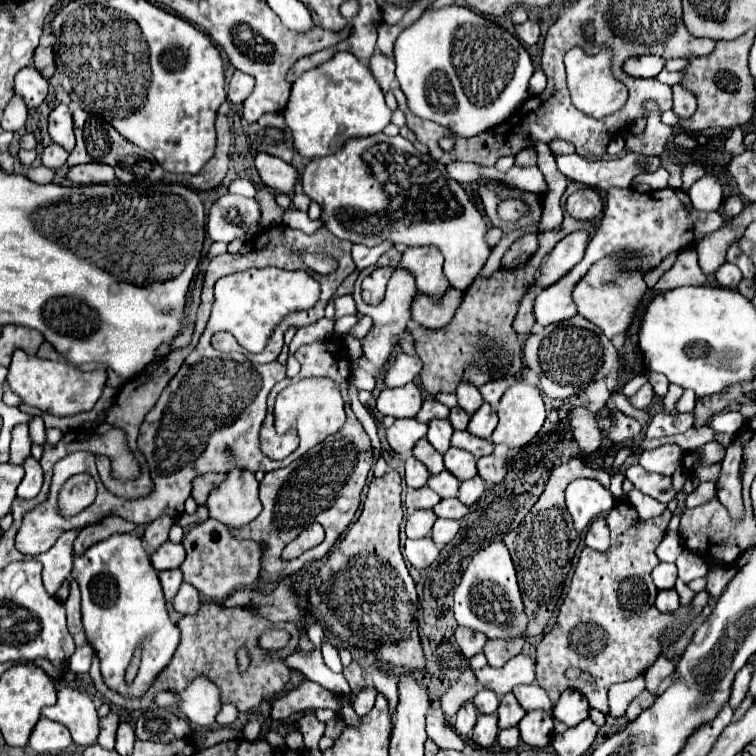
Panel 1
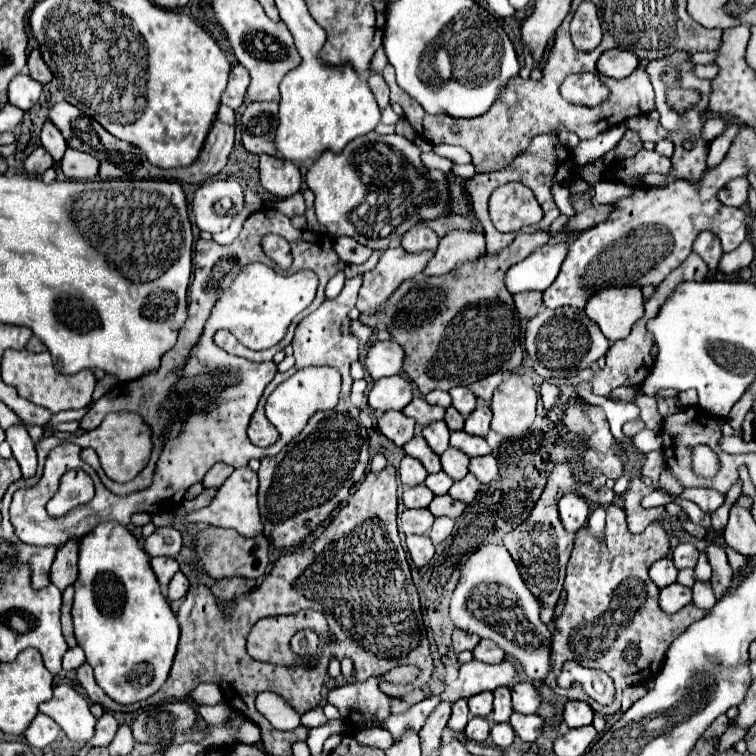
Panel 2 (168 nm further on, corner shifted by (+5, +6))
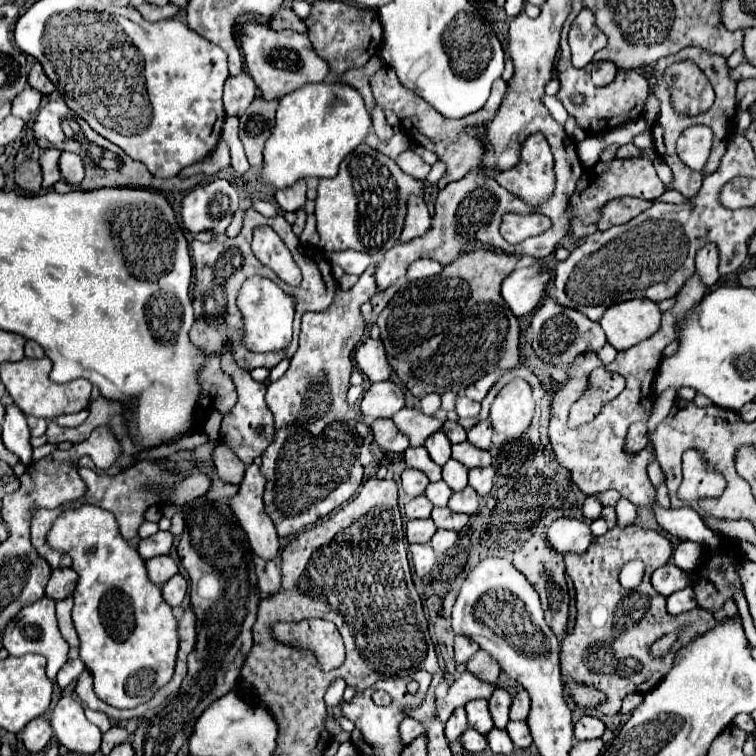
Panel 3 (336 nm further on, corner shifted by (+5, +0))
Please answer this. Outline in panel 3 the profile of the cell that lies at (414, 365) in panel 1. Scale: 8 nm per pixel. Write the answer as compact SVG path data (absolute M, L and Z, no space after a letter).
M367 338L363 344L355 348L355 362L359 370L371 380L371 382L381 382L387 380L391 374L391 366L385 358L385 350L381 346L381 340Z

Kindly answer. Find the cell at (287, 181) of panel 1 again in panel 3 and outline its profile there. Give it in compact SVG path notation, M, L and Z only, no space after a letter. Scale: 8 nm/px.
M301 180L301 182L297 182L295 186L291 186L291 188L285 188L285 190L277 190L275 192L275 198L277 198L277 204L281 206L281 210L283 212L297 212L299 208L303 208L303 204L305 204L305 192L307 192L307 188L305 188L305 180Z

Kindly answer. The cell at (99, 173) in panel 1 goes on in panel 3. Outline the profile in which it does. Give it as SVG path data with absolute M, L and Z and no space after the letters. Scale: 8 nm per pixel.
M63 152L61 158L59 158L59 172L61 172L61 178L67 184L79 186L81 180L83 180L83 174L85 174L85 168L83 168L83 162L81 162L79 154Z

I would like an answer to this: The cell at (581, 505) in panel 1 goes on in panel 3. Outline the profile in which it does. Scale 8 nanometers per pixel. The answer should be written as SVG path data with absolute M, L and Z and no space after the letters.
M559 518L547 528L545 540L547 540L549 548L557 550L559 554L567 554L567 552L581 554L589 548L593 534L583 520Z

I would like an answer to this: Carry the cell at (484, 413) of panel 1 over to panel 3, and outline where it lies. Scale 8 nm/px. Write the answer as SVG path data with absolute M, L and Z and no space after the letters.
M481 420L479 424L475 424L467 432L467 442L471 442L473 446L477 446L481 450L489 450L489 446L491 446L491 422Z

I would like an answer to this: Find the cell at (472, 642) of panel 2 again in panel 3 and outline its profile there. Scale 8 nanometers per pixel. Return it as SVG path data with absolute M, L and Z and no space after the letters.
M455 636L455 660L457 660L457 664L467 662L477 650L479 650L479 646L473 640L469 640L465 636Z

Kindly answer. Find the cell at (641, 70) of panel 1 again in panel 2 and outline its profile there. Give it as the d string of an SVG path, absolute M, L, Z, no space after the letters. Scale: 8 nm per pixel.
M607 50L601 54L597 62L597 70L609 78L625 78L639 68L639 58L627 50Z

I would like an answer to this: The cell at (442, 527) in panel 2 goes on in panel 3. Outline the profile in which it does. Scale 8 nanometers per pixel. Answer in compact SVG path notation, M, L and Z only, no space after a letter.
M437 530L435 536L431 538L431 546L437 554L443 554L445 550L449 550L457 540L457 532L453 530Z

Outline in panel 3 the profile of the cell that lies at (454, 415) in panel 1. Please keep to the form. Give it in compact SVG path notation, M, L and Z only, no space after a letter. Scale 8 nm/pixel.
M447 420L447 422L443 424L443 432L445 432L445 436L449 438L451 444L459 444L459 442L465 442L465 440L467 440L467 432L465 432L457 422Z

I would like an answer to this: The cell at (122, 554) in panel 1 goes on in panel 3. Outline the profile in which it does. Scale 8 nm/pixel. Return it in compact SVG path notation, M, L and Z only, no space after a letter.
M93 504L61 512L47 534L47 542L53 550L69 554L73 558L73 570L79 574L73 592L73 622L81 640L81 660L93 676L95 694L115 708L135 708L151 700L173 676L179 638L171 606L161 598L159 586L147 578L143 558L121 538L115 516Z

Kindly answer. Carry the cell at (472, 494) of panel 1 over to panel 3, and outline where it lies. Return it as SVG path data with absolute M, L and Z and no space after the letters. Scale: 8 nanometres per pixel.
M467 486L461 492L455 492L449 500L449 508L453 512L463 512L463 514L469 514L469 516L475 514L477 506L479 506L479 498L477 498L477 492L471 486Z

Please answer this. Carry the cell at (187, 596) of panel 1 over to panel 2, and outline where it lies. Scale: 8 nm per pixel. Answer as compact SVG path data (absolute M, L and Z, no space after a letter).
M177 572L169 582L169 600L181 600L189 590L189 580L183 572Z

